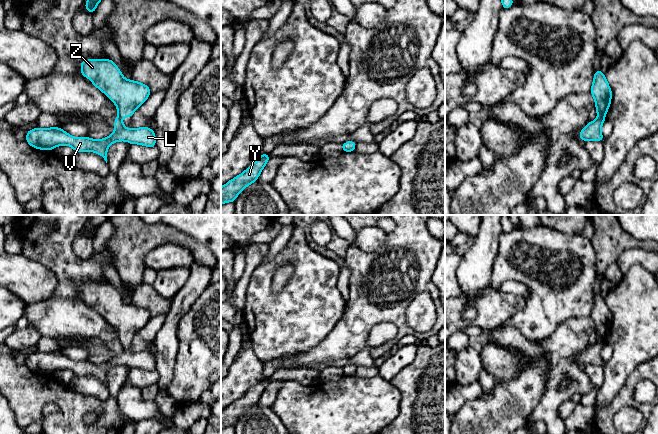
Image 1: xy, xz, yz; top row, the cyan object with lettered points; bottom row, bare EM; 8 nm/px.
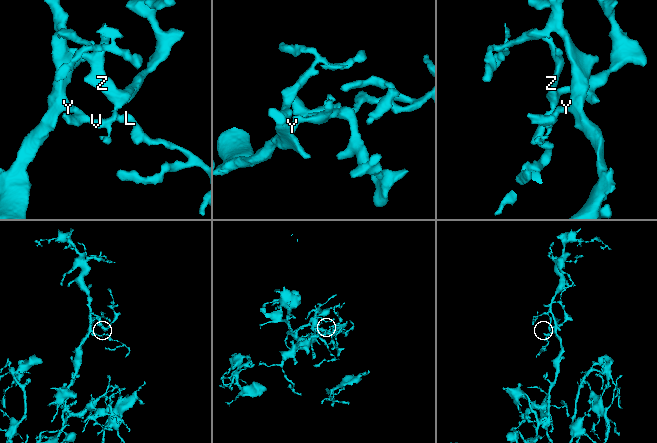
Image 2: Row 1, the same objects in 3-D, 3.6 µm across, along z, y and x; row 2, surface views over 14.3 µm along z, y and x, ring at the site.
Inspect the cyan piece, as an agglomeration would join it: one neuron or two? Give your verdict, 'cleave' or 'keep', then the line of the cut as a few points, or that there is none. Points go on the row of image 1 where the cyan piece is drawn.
cleave; cut in yz along (605, 113), (598, 116)

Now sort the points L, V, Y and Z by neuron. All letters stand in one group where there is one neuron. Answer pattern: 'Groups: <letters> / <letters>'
Groups: L V Y / Z

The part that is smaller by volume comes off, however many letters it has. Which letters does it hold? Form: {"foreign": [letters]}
{"foreign": ["Z"]}

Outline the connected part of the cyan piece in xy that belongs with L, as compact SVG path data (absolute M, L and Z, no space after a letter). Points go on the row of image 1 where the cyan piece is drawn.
M121 117L112 122L116 125L112 135L95 140L89 137L76 138L62 130L60 127L34 128L27 131L26 142L33 148L53 150L57 146L68 145L75 152L92 151L104 158L107 163L108 147L118 141L128 141L129 144L140 144L150 148L156 145L155 132L149 127L128 129L124 126Z

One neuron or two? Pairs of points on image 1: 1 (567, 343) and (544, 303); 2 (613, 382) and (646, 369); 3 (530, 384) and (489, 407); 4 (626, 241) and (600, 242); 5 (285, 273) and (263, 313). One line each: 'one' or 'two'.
1: two
2: two
3: one
4: one
5: two

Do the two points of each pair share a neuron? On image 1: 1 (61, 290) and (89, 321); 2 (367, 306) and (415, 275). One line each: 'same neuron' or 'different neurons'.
1: different neurons
2: same neuron

